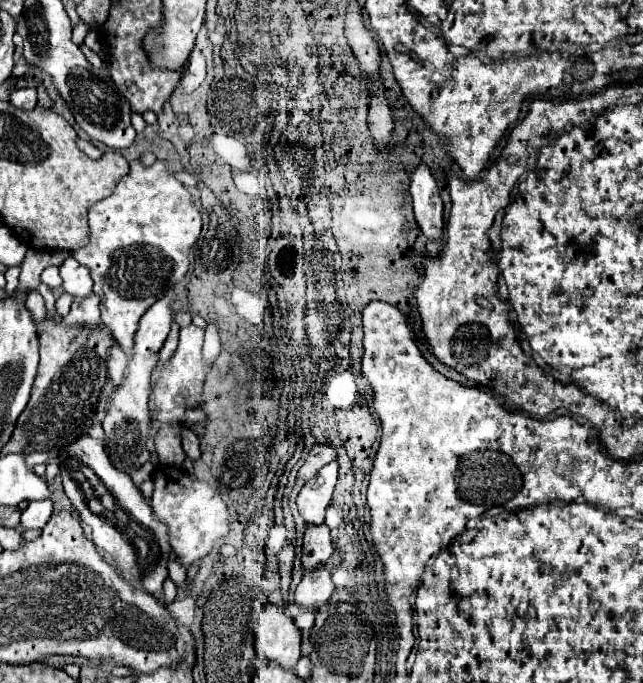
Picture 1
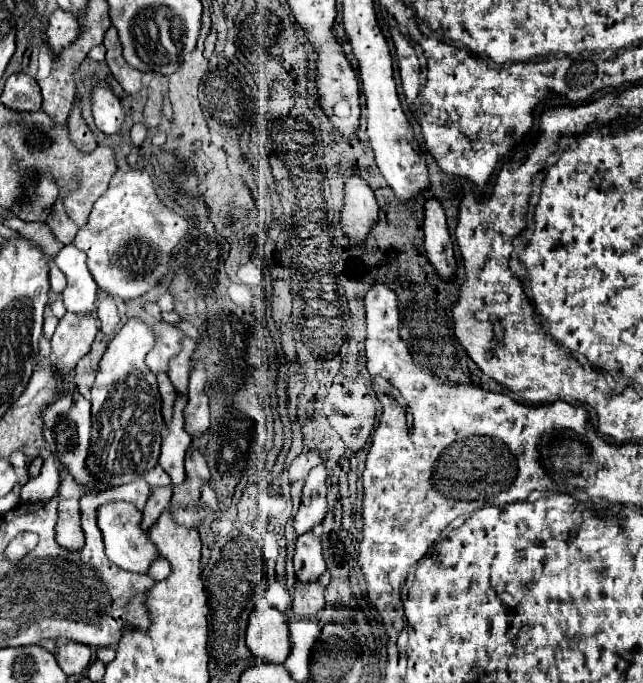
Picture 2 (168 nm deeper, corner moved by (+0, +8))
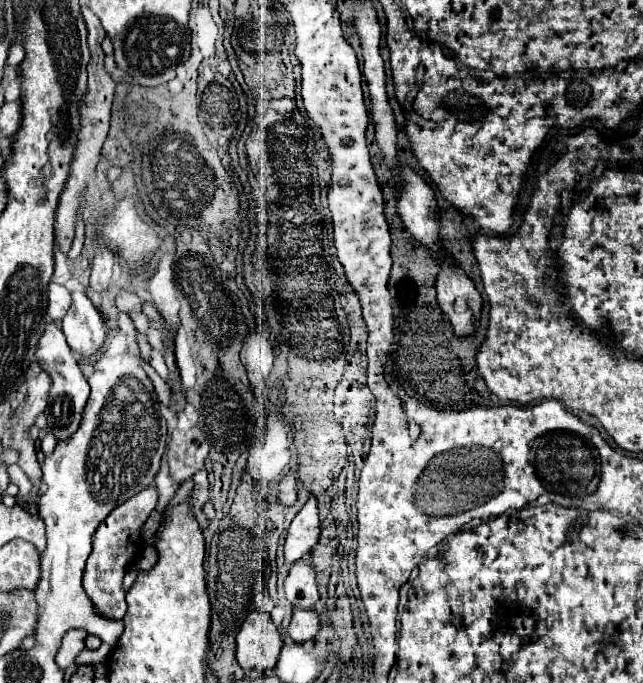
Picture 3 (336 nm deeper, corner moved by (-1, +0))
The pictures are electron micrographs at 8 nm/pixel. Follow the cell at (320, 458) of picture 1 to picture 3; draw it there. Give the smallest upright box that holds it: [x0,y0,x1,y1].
[278,475,296,507]

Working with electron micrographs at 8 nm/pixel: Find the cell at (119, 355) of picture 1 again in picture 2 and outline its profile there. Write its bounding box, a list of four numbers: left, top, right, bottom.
[97,293,119,337]

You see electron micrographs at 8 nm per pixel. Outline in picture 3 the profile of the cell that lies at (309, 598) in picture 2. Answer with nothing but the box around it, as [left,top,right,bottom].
[288,611,320,643]

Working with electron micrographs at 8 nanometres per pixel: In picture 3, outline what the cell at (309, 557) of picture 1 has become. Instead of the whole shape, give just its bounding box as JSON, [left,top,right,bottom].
[284,561,318,611]

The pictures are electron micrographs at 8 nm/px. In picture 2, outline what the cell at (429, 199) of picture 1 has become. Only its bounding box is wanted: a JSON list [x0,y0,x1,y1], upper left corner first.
[423,197,455,279]

